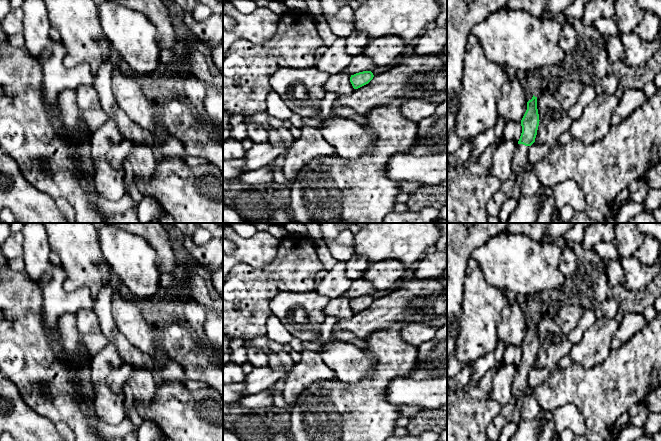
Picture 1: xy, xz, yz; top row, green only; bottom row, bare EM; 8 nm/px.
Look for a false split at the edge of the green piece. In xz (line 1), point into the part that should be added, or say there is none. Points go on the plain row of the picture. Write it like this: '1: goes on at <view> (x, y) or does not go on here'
1: does not go on here

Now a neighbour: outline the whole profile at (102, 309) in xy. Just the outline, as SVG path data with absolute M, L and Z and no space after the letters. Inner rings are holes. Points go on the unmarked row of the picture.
M106 285L99 292L98 298L93 308L98 318L102 333L110 340L113 340L113 332L117 329L112 316L112 295L114 290L112 286Z

